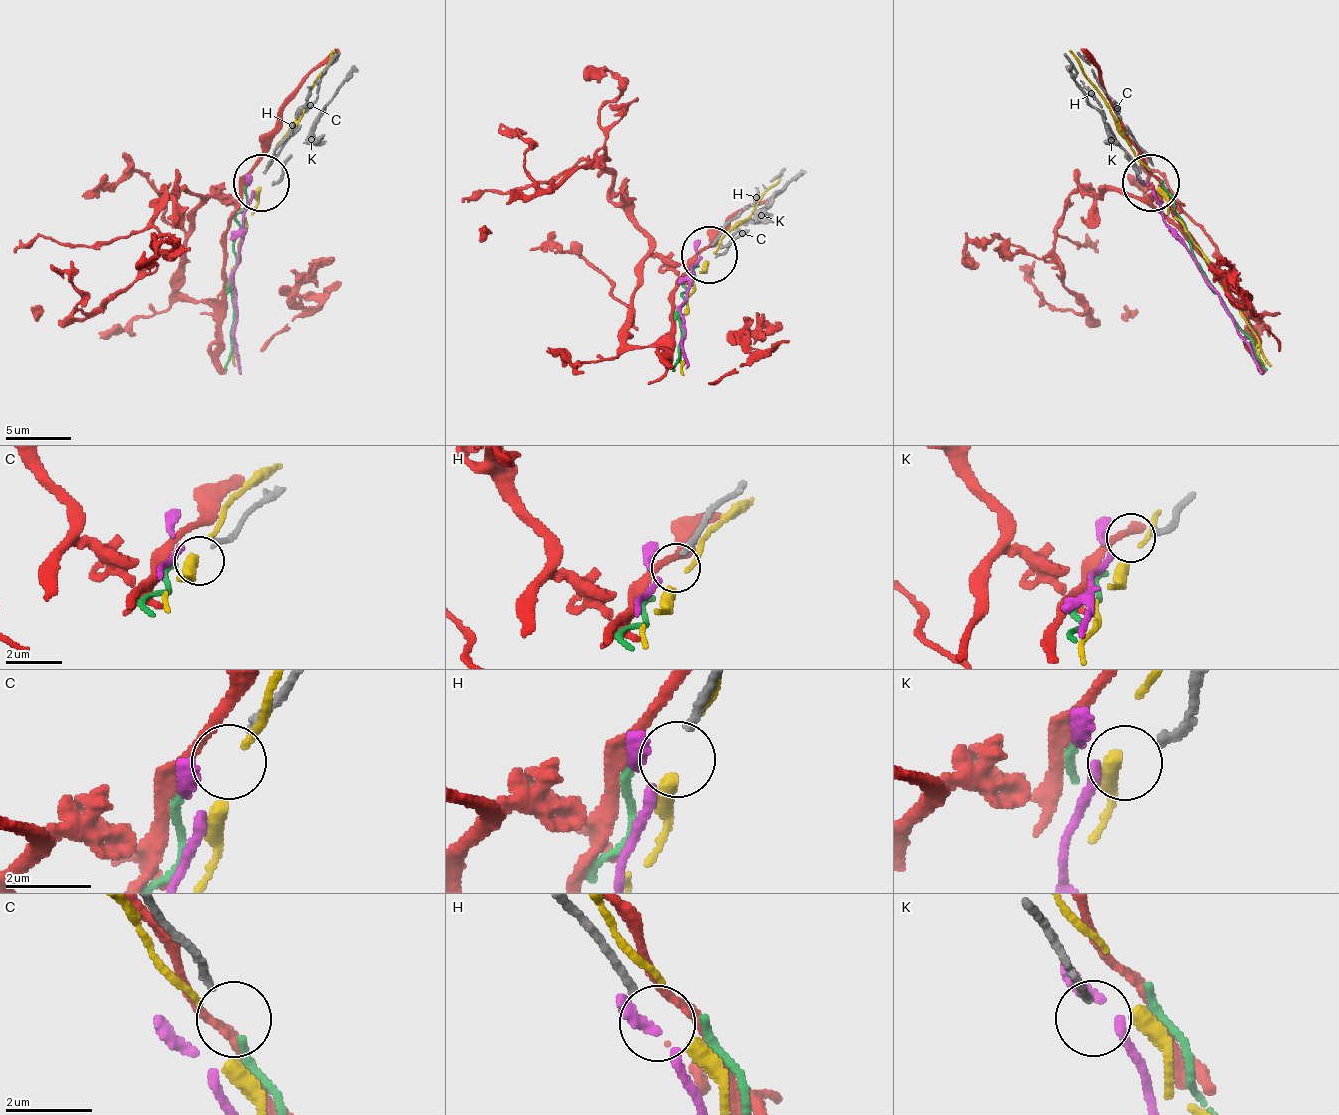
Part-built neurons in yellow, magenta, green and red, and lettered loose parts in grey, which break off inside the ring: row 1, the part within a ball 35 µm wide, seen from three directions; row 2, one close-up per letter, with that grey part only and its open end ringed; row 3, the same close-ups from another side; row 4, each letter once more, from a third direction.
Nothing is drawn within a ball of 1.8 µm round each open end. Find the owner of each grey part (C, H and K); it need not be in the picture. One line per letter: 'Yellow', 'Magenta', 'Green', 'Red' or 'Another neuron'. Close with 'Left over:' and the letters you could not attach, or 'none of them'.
C: Another neuron
H: Magenta
K: Another neuron
Left over: C, K

